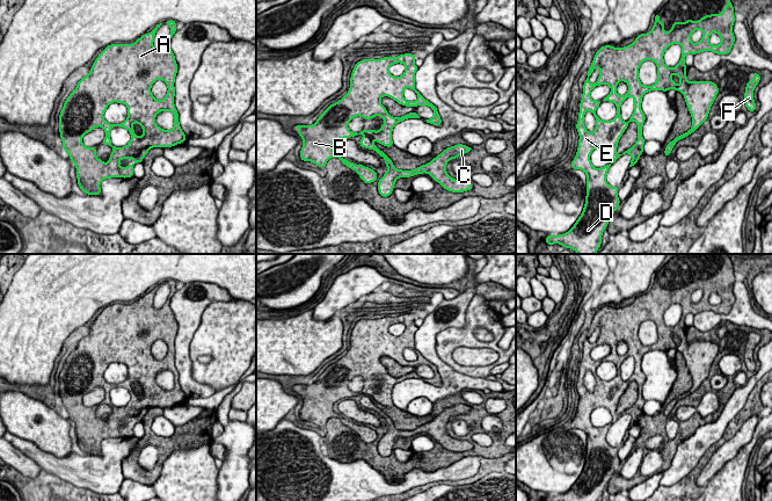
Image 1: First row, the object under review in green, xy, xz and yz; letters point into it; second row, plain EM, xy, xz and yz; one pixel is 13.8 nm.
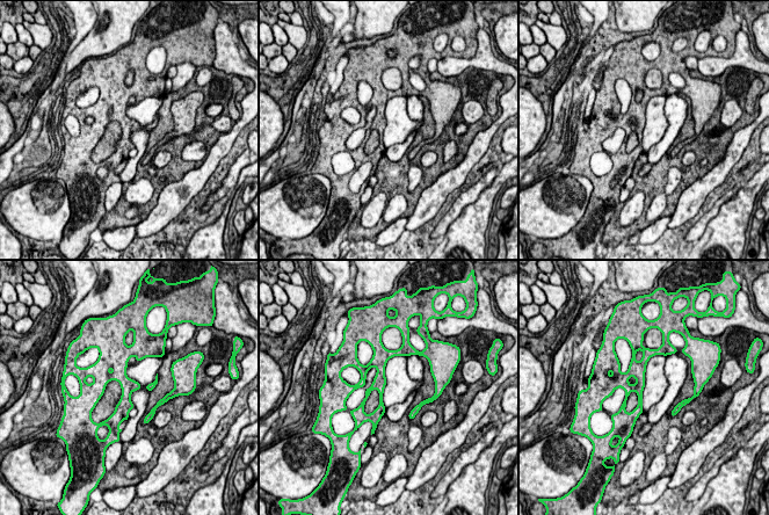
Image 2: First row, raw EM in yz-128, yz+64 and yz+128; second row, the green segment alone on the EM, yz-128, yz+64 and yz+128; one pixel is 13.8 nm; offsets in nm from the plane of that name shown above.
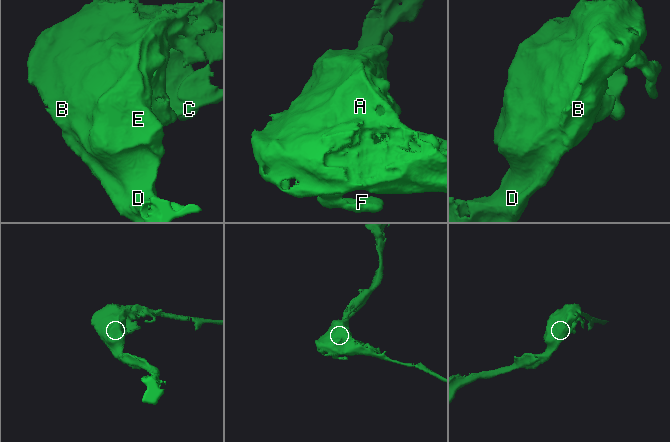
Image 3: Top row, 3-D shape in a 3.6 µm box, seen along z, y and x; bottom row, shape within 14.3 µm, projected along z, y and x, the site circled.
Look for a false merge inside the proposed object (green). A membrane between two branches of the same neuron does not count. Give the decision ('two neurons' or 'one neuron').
one neuron

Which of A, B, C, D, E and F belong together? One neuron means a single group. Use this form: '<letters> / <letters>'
A B C D E F

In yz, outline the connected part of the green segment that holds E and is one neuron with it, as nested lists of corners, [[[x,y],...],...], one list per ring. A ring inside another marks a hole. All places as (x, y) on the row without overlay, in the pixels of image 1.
[[[728,259],[728,263],[723,267],[720,274],[711,274],[702,276],[699,281],[686,279],[685,282],[673,282],[672,288],[665,293],[664,292],[664,282],[660,281],[660,276],[655,276],[655,282],[651,290],[647,293],[638,295],[635,300],[624,307],[613,307],[612,305],[604,305],[599,310],[596,311],[591,326],[588,329],[588,337],[583,343],[583,354],[582,360],[580,362],[580,372],[578,380],[576,384],[576,390],[578,392],[578,407],[575,418],[573,419],[570,426],[573,429],[581,429],[587,434],[587,456],[585,464],[583,467],[583,472],[574,484],[574,486],[566,493],[559,495],[547,495],[545,501],[602,501],[603,491],[606,488],[609,481],[611,480],[614,471],[618,469],[620,464],[620,459],[618,457],[618,446],[611,446],[606,442],[606,435],[610,429],[610,426],[618,420],[618,418],[622,414],[629,414],[632,416],[629,427],[638,423],[639,416],[643,414],[643,405],[646,400],[642,397],[642,386],[646,380],[646,376],[641,369],[642,357],[646,353],[651,350],[663,350],[668,351],[669,349],[676,349],[684,355],[686,365],[692,377],[692,387],[683,393],[677,395],[672,401],[670,401],[665,409],[664,415],[669,416],[676,402],[680,399],[693,393],[708,377],[711,366],[718,356],[719,347],[715,342],[712,341],[697,341],[693,340],[690,342],[686,336],[686,325],[685,317],[689,313],[697,314],[704,311],[712,311],[718,314],[728,314],[731,311],[731,307],[735,302],[735,296],[733,292],[733,285],[735,282],[734,267]],[[701,289],[704,295],[702,298],[698,303],[693,303],[691,300],[692,293]],[[712,292],[716,292],[721,297],[721,303],[719,305],[712,305],[709,303],[709,296]],[[672,304],[682,305],[682,318],[679,322],[670,328],[664,324],[664,312]],[[651,320],[657,326],[657,341],[651,346],[643,346],[639,339],[639,328],[640,325],[646,321]],[[598,327],[600,333],[595,343],[589,342],[589,336],[593,332],[593,329]],[[620,341],[625,341],[628,346],[628,350],[625,355],[620,356],[617,353],[617,346]],[[609,344],[611,348],[611,353],[604,357],[603,361],[613,362],[617,366],[617,376],[611,380],[602,380],[596,370],[603,361],[593,361],[590,356],[591,350],[596,346]],[[629,357],[634,357],[634,371],[631,378],[627,382],[621,379],[620,366],[622,362]],[[587,371],[591,371],[596,379],[596,387],[593,392],[589,392],[584,386],[584,375]],[[631,382],[635,382],[638,384],[638,400],[634,405],[626,409],[622,414],[617,413],[617,407],[620,397],[627,389]],[[597,407],[605,407],[610,411],[612,415],[612,422],[600,428],[596,428],[592,426],[590,415],[593,409]]]

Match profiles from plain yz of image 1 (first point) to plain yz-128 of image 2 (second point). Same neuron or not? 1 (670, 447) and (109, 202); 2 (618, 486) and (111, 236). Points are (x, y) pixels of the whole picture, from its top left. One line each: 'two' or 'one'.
1: two
2: two

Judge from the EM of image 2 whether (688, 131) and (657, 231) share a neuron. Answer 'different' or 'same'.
different

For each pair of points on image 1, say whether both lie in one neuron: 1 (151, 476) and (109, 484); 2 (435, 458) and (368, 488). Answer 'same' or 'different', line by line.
1: different
2: different

